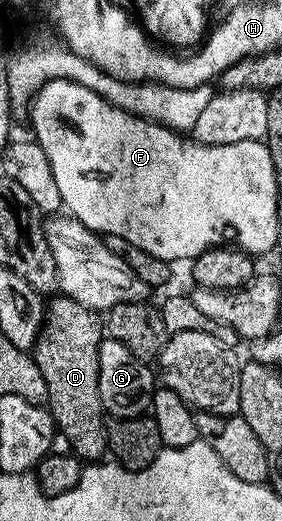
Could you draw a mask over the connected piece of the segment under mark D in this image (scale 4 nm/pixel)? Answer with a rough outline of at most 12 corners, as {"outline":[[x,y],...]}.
{"outline":[[63,293],[34,348],[71,454],[108,451],[101,316]]}

